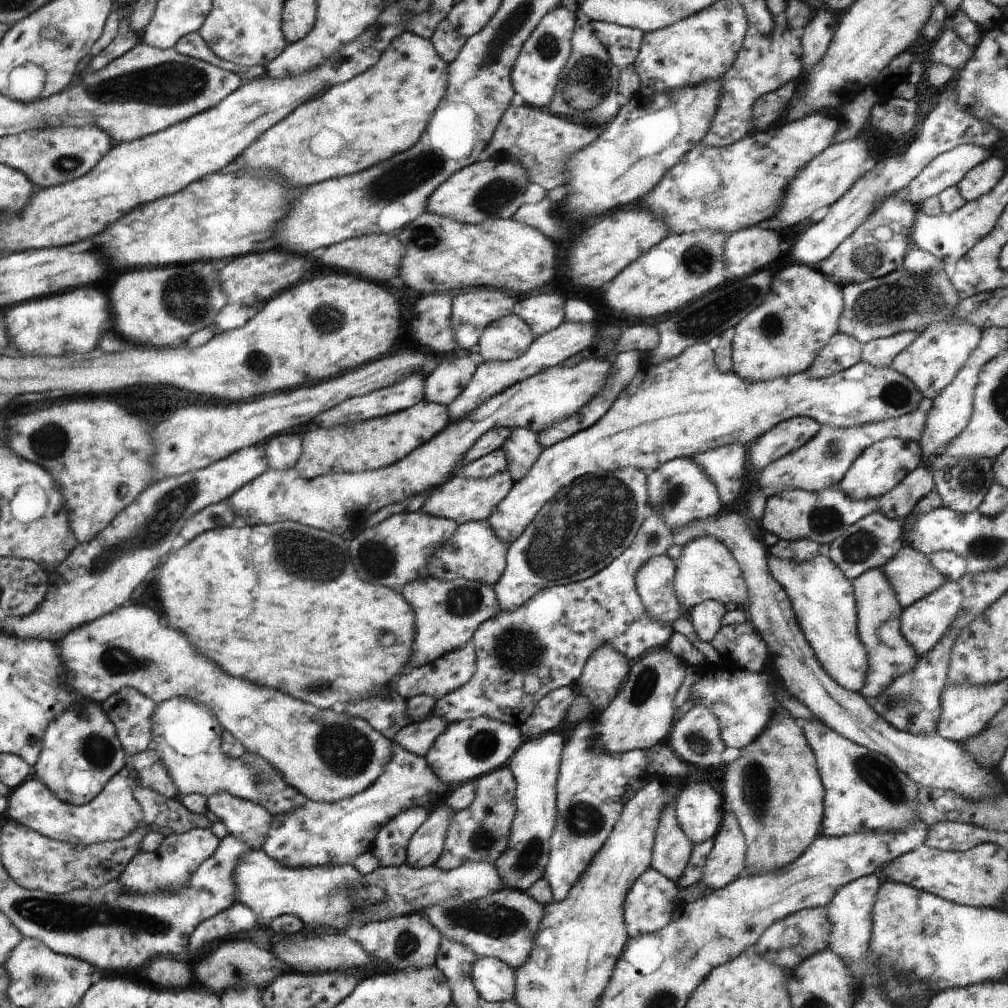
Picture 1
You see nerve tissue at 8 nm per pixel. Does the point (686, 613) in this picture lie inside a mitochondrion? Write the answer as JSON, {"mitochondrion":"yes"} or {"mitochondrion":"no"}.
{"mitochondrion":"no"}

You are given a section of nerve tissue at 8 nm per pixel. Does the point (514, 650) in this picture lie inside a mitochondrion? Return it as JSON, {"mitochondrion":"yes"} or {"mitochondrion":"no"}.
{"mitochondrion":"yes"}

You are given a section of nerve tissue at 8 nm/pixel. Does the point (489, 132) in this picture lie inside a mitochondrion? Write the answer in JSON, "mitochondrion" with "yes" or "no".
{"mitochondrion":"no"}

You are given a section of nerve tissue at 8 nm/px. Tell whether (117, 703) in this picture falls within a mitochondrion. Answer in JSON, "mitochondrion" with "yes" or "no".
{"mitochondrion":"no"}

